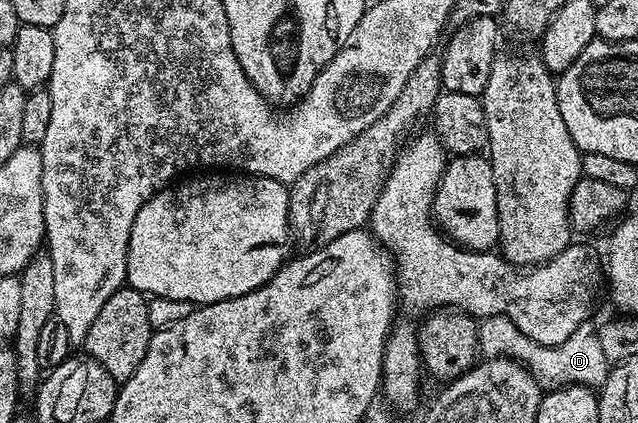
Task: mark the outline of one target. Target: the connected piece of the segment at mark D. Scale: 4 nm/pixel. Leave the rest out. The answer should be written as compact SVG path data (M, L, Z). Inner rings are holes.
M496 314L494 318L480 319L477 344L485 358L513 358L520 362L545 392L558 390L560 386L600 388L611 369L607 356L603 356L597 331L589 324L575 328L575 332L571 332L563 344L540 346L535 340L523 336L523 332L519 332L519 328L515 328L515 324L505 315Z

